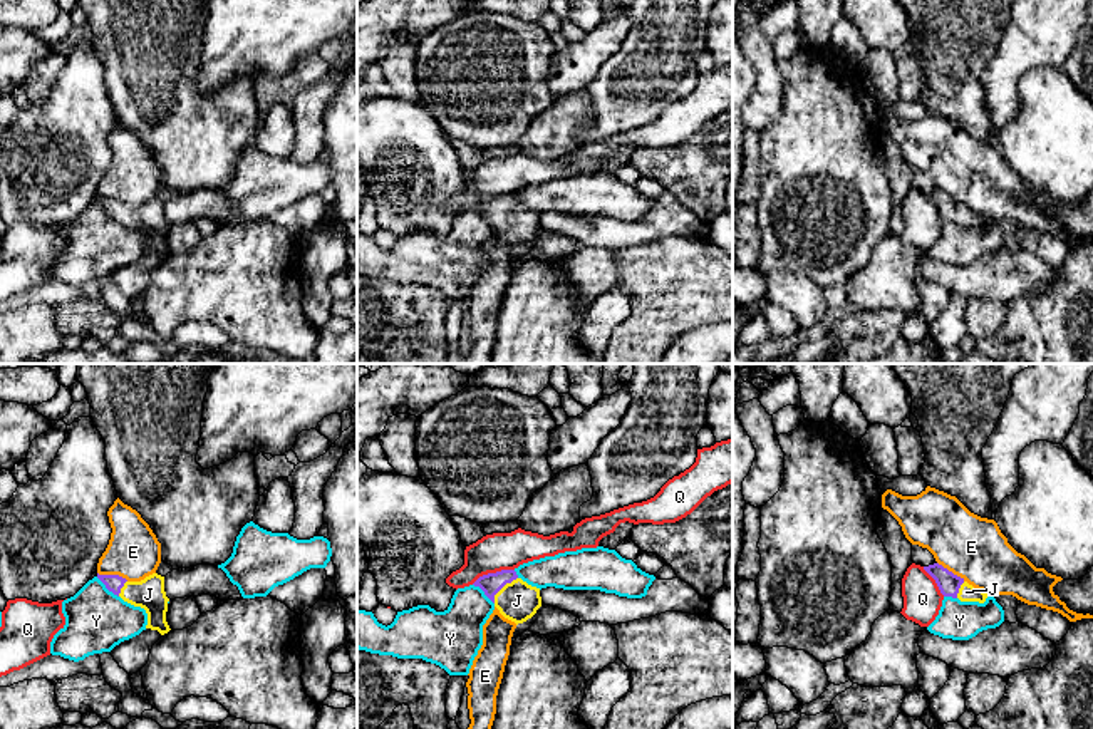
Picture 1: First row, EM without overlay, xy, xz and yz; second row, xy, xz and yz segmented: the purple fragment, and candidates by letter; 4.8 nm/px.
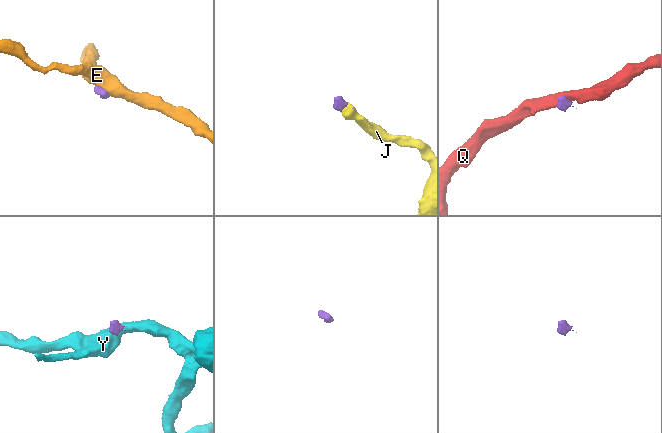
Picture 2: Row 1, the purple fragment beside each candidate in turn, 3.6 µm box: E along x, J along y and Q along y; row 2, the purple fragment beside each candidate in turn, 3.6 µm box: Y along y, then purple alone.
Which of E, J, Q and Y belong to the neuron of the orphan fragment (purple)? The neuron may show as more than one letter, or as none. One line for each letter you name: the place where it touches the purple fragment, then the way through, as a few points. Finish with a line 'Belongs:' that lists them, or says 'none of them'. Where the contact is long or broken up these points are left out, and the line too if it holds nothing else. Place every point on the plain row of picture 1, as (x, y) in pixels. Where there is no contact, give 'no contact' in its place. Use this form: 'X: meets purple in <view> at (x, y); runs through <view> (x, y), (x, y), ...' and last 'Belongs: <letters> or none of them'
J: meets purple in xz at (502, 211); runs through xz (492, 208), (502, 211), (517, 225)
Belongs: J

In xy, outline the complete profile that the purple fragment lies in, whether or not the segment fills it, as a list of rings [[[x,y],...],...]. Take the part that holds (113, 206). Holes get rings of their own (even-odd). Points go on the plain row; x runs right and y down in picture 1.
[[[97,198],[97,203],[109,216],[121,221],[124,226],[146,235],[146,253],[158,255],[161,260],[171,255],[166,246],[169,223],[164,216],[164,201],[153,198],[141,206],[127,206],[119,199]]]

